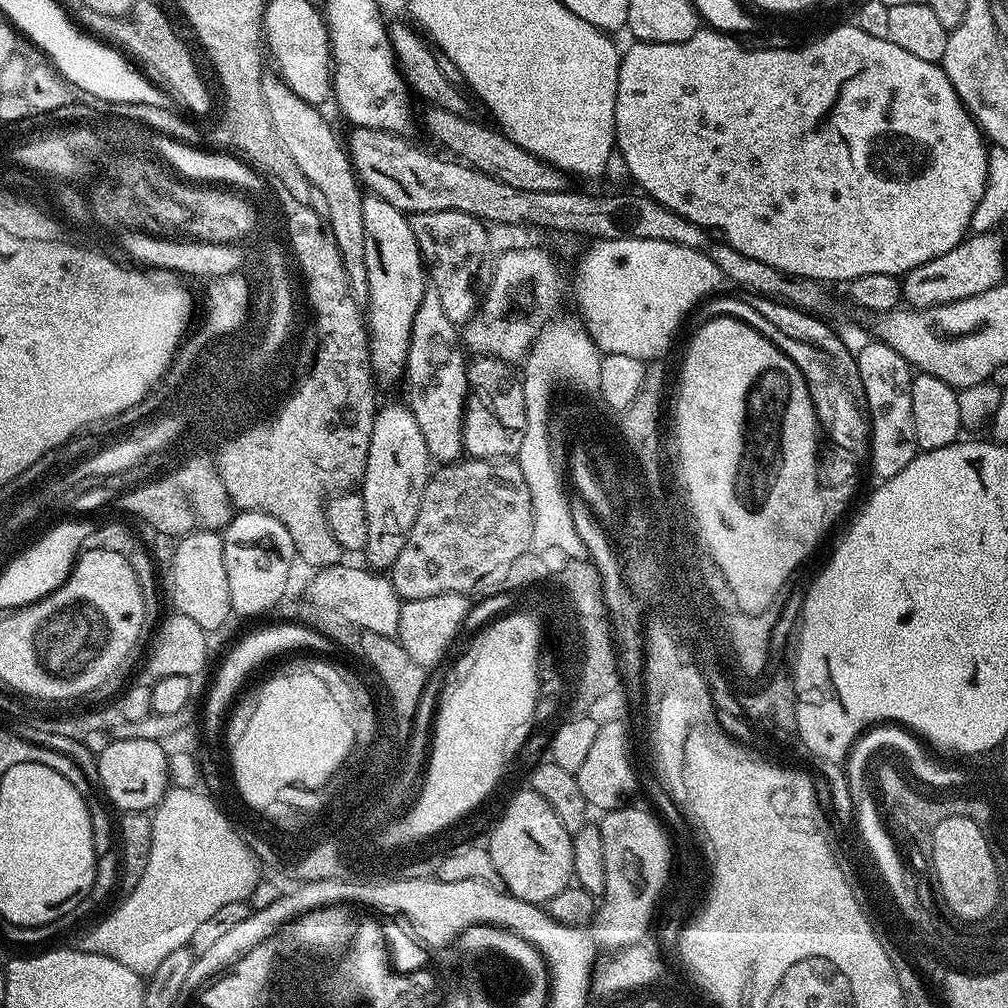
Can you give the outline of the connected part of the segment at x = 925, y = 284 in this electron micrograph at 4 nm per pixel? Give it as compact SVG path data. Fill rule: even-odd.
M995 231L969 235L954 250L905 272L902 277L902 300L909 308L929 308L939 304L958 302L974 294L982 294L1004 276L1004 252Z

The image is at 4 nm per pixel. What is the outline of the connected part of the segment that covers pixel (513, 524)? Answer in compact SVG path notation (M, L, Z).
M461 458L455 464L437 467L424 488L418 518L414 518L406 546L402 546L402 554L398 554L390 569L392 585L401 601L434 598L434 594L451 592L471 593L475 584L504 574L511 563L532 548L534 510L519 464L508 458L468 459Z

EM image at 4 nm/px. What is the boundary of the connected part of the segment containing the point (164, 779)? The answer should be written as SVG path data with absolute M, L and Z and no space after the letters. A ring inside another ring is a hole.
M113 739L98 754L103 795L120 807L121 813L147 813L155 809L170 787L169 757L158 741L122 741Z

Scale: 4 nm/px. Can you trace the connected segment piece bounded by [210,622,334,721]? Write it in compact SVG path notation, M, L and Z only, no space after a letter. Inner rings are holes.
M271 622L265 628L256 628L253 632L248 632L232 648L232 660L236 663L236 672L230 665L224 664L216 672L216 681L210 684L212 692L212 716L216 720L229 719L228 711L232 708L232 696L240 692L240 676L247 672L252 672L255 668L263 666L267 660L272 660L275 656L284 656L287 652L328 652L331 650L333 641L325 637L322 633L299 622Z

